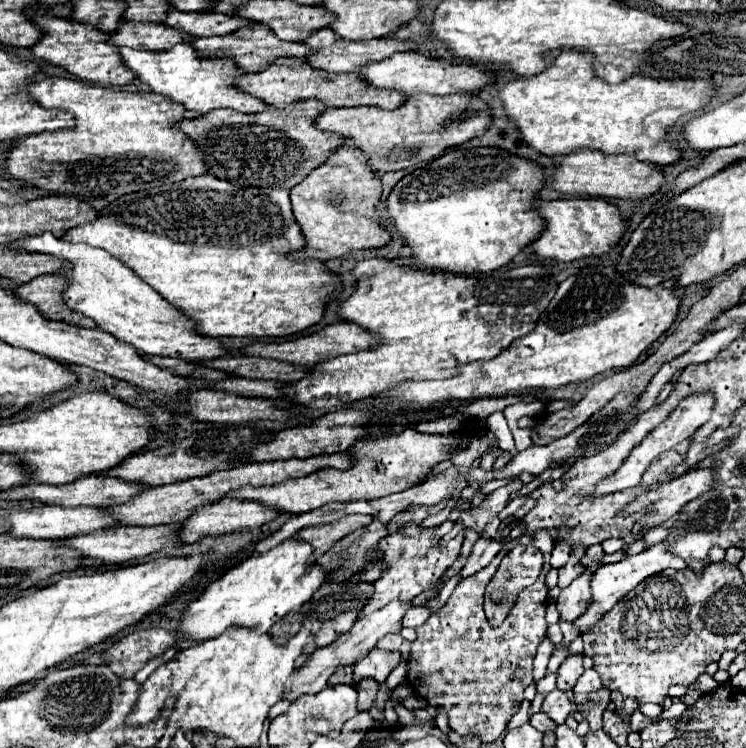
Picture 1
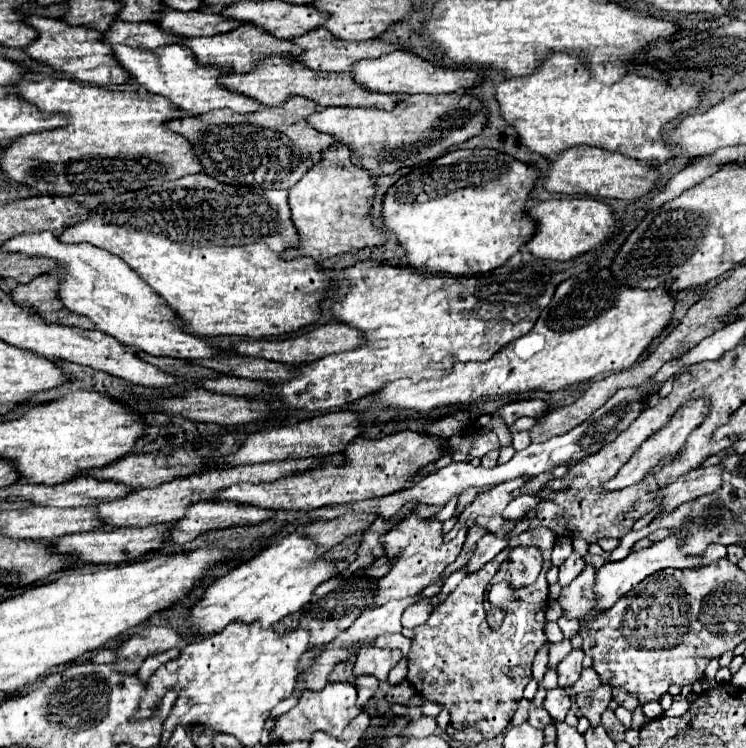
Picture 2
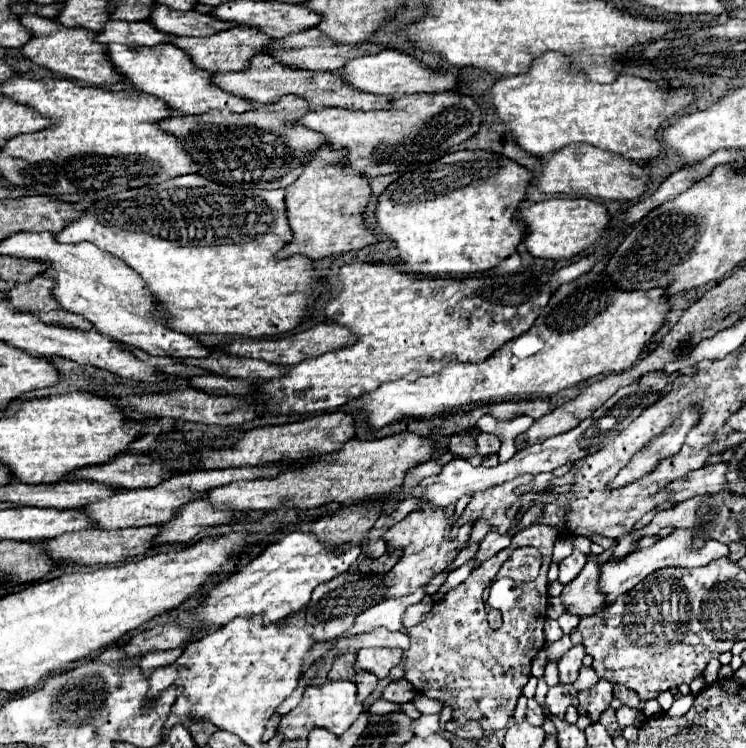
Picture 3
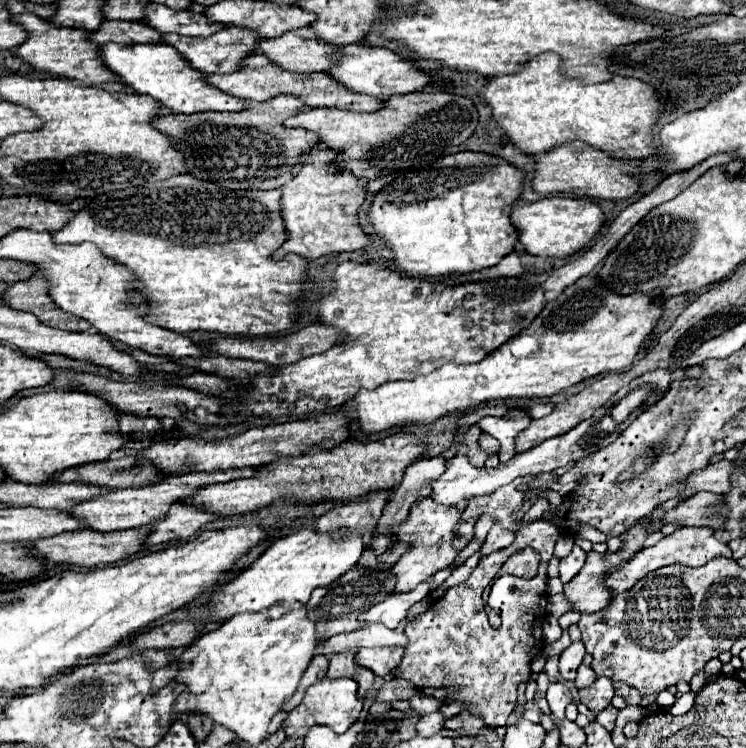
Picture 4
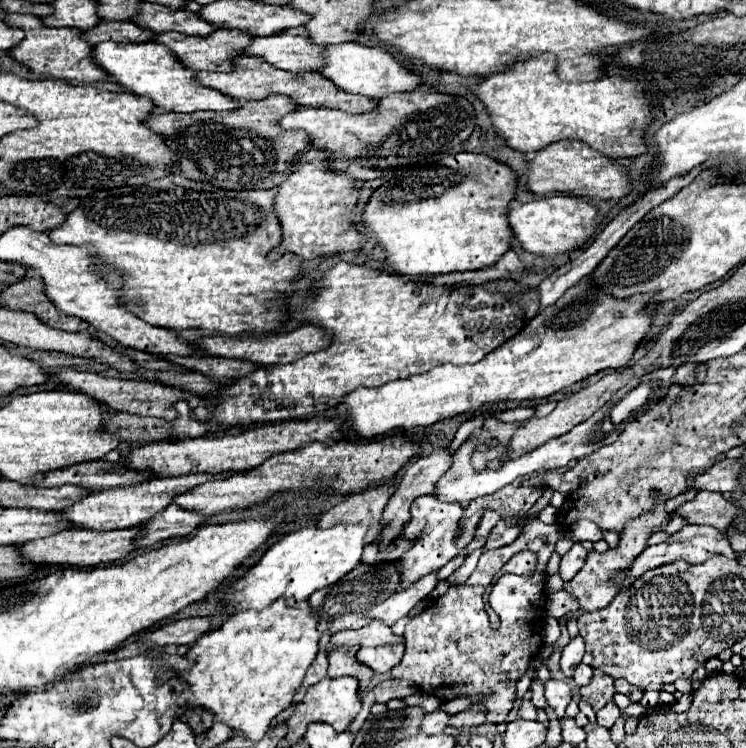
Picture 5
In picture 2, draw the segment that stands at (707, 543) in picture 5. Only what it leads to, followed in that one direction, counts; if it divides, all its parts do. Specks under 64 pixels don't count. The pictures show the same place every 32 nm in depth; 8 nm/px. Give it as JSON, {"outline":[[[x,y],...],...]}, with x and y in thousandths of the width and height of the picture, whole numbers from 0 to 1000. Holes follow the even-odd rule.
{"outline":[[[895,717],[893,722],[885,722],[879,727],[874,727],[871,733],[863,733],[858,738],[845,738],[842,746],[831,749],[831,751],[812,751],[807,759],[802,759],[799,765],[799,775],[796,775],[796,794],[799,794],[799,810],[783,824],[777,826],[777,837],[794,832],[804,818],[812,818],[815,813],[820,813],[831,797],[839,797],[850,783],[855,783],[866,770],[882,765],[882,762],[890,762],[890,759],[930,759],[930,757],[946,757],[946,754],[954,754],[965,746],[973,743],[973,733],[965,730],[965,727],[954,727],[949,730],[946,741],[941,746],[936,743],[917,743],[909,733],[909,727],[914,725],[914,719],[906,719],[906,717]]]}

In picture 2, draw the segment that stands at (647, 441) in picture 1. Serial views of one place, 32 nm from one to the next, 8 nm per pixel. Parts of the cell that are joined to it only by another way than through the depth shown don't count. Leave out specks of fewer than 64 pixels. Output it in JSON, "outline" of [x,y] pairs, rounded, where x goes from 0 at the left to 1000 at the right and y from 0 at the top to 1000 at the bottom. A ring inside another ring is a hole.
{"outline":[[[933,532],[933,535],[917,537],[917,543],[912,543],[912,545],[906,548],[906,556],[901,556],[901,559],[895,561],[895,567],[890,567],[882,578],[877,578],[869,588],[863,588],[863,594],[845,610],[845,615],[836,620],[836,626],[831,626],[828,634],[826,634],[820,642],[810,644],[810,647],[804,650],[804,655],[807,655],[807,658],[823,658],[823,655],[834,655],[834,652],[839,652],[839,650],[855,647],[855,644],[866,636],[866,631],[869,631],[874,623],[882,620],[882,615],[887,615],[890,610],[895,610],[895,607],[901,607],[901,604],[909,604],[909,599],[920,591],[922,578],[928,578],[933,570],[938,570],[938,567],[949,559],[949,553],[952,553],[952,537],[949,537],[949,535]]]}

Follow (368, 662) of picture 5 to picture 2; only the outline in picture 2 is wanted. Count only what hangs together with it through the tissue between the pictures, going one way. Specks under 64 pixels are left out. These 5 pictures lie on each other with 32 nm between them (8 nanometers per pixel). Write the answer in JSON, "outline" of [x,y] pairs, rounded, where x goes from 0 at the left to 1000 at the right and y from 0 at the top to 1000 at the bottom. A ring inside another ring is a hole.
{"outline":[[[488,866],[475,888],[475,904],[504,904],[507,909],[517,909],[520,898],[536,885],[536,869],[512,869],[512,866]]]}

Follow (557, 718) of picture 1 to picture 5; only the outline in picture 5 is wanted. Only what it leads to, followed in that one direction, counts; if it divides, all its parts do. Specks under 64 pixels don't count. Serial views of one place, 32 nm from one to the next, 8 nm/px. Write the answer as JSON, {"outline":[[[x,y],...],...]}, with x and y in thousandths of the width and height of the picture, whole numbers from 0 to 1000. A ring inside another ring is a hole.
{"outline":[[[735,909],[732,920],[729,920],[729,930],[732,930],[732,936],[735,936],[735,944],[745,952],[745,957],[753,960],[759,944],[761,944],[764,936],[767,936],[764,917],[761,917],[756,909]]]}

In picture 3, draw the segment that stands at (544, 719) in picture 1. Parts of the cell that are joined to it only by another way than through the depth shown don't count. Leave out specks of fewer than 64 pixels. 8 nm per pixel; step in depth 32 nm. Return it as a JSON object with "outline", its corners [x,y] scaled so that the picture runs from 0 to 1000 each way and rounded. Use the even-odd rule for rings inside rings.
{"outline":[[[708,936],[708,952],[705,952],[705,963],[713,965],[716,971],[727,971],[729,963],[735,960],[735,955],[718,941],[718,936]]]}

